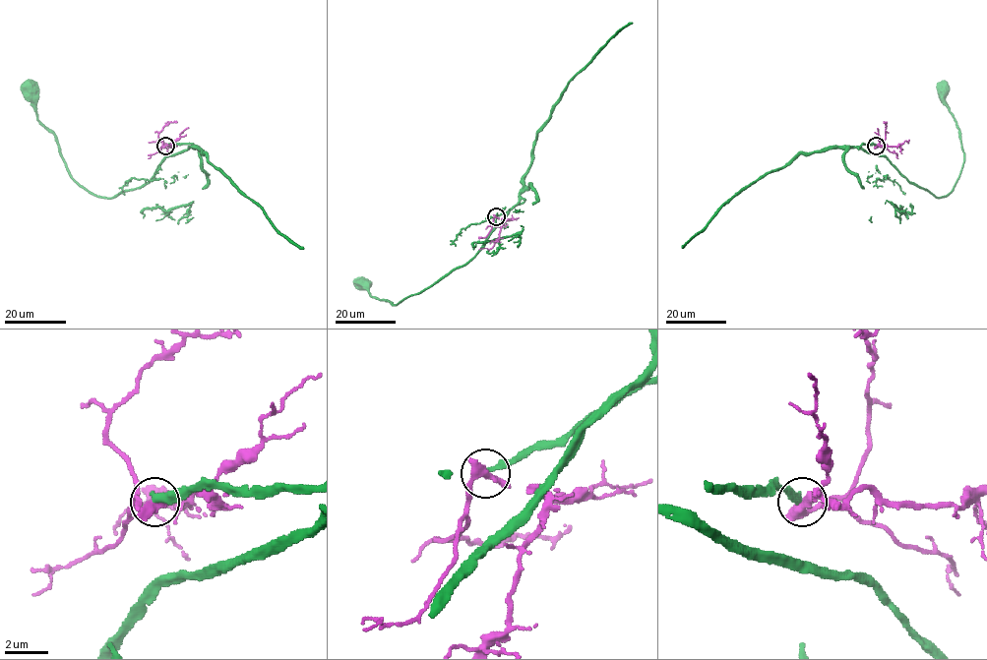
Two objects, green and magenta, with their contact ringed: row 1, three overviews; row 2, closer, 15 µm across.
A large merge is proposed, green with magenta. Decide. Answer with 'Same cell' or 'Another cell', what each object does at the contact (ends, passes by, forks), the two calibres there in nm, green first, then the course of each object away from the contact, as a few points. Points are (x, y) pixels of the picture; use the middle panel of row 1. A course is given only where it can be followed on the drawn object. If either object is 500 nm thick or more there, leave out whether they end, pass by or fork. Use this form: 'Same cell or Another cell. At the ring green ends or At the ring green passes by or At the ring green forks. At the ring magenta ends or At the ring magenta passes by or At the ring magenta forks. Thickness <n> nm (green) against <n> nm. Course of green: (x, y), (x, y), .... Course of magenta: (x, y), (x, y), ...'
Another cell. At the ring green ends. At the ring magenta passes by. Thickness 300 nm (green) against 400 nm. Course of green: (495, 216), (524, 200), (522, 199), (512, 209), (471, 259), (396, 305), (374, 298), (364, 283). Course of magenta: (495, 216), (504, 219), (499, 238), (491, 248), (479, 250)

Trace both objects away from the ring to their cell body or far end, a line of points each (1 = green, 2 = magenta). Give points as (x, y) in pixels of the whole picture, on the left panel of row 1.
1: (164, 145), (194, 146), (168, 155), (141, 186), (98, 197), (73, 179), (57, 138), (38, 119), (31, 87)
2: (164, 145), (173, 145), (157, 140), (148, 142)

